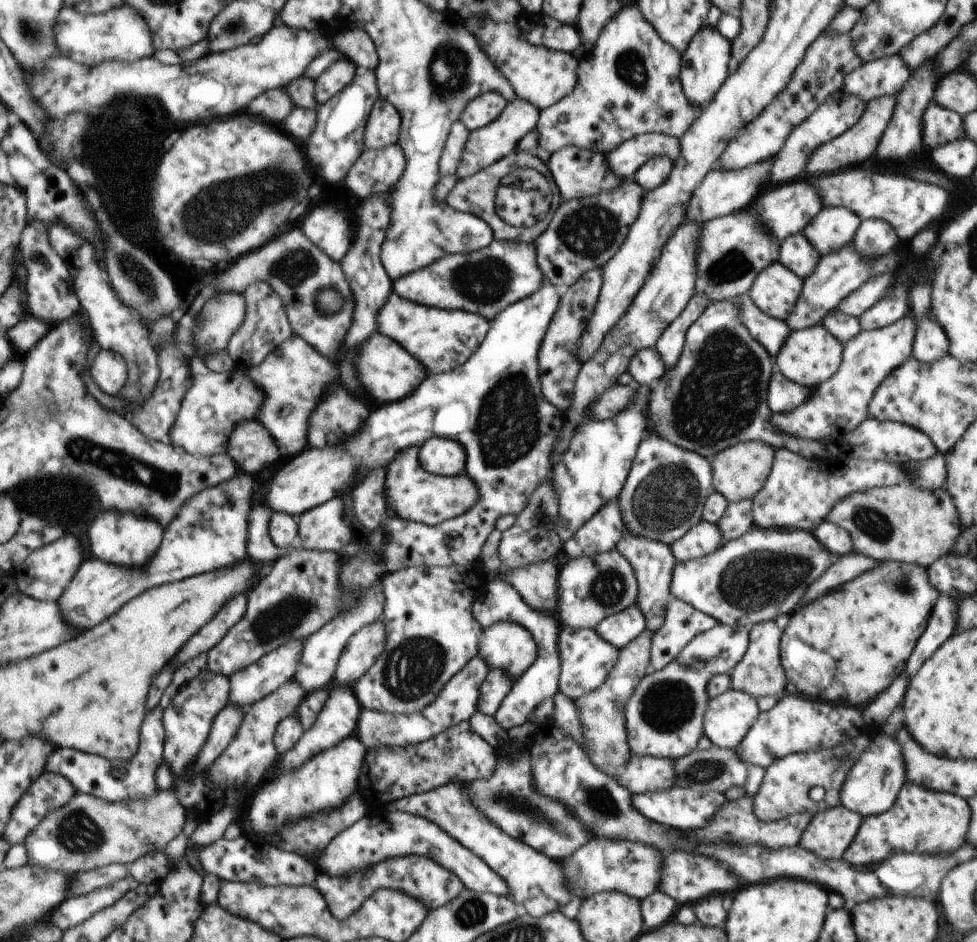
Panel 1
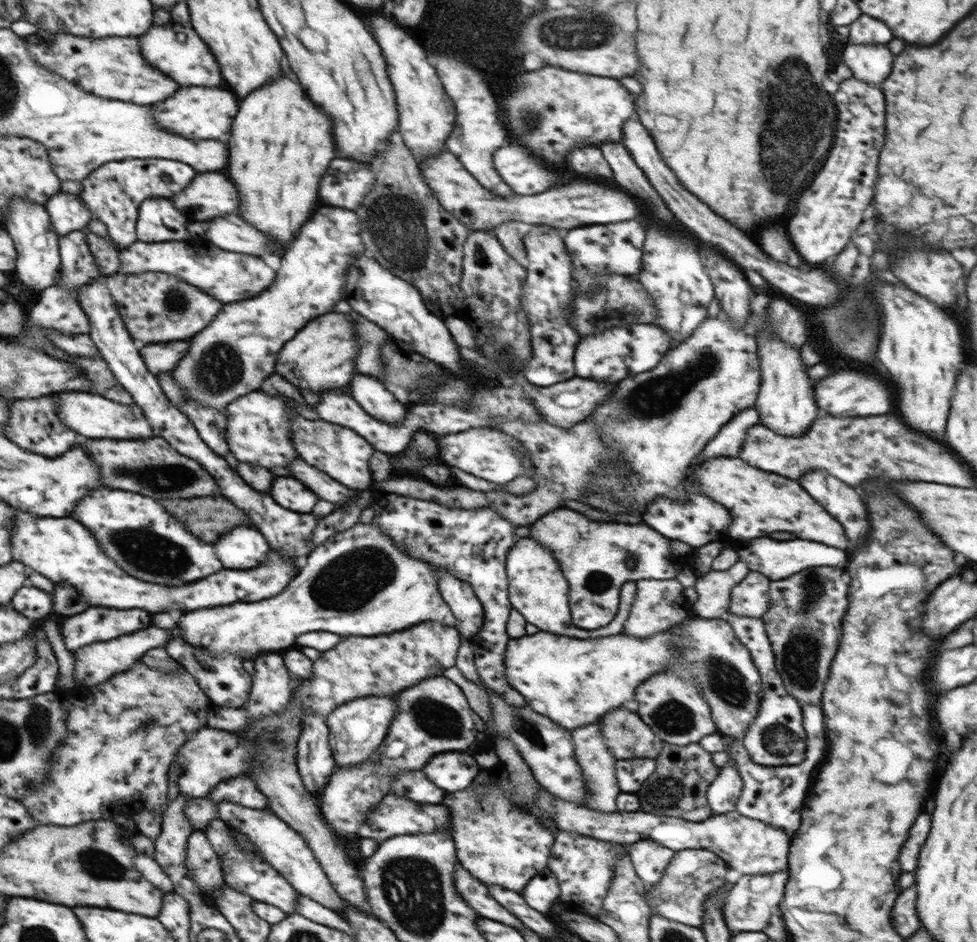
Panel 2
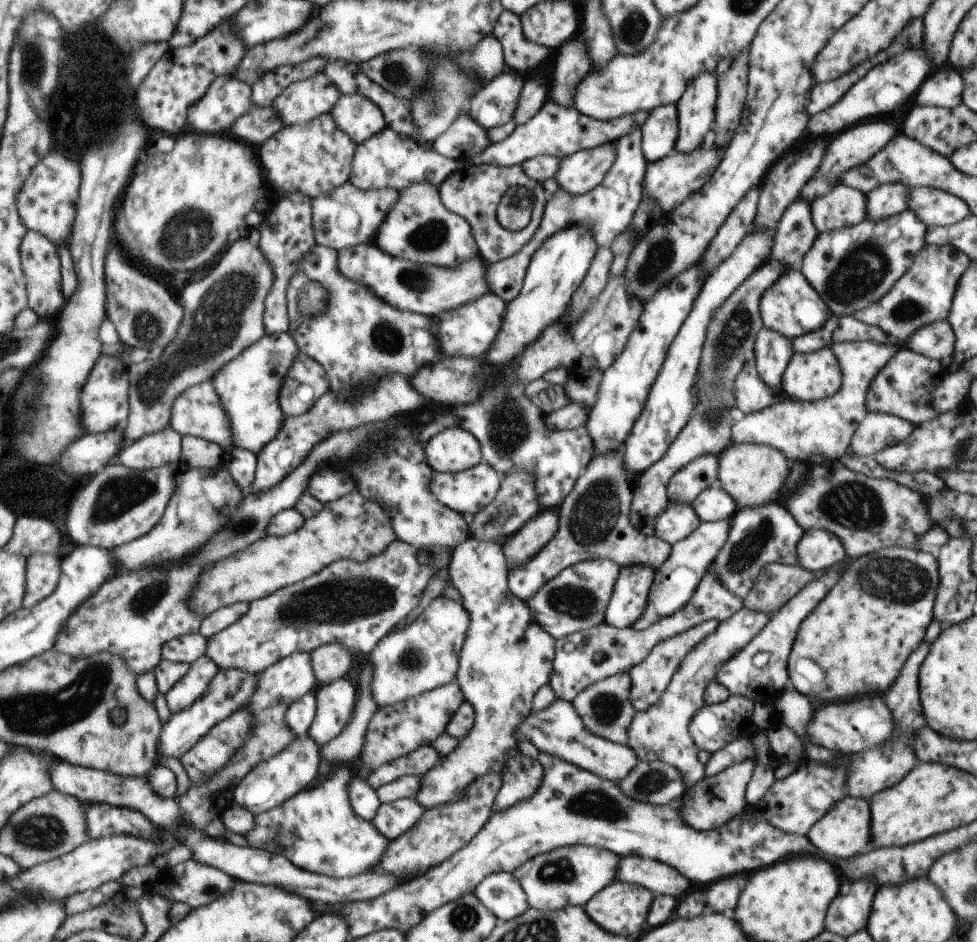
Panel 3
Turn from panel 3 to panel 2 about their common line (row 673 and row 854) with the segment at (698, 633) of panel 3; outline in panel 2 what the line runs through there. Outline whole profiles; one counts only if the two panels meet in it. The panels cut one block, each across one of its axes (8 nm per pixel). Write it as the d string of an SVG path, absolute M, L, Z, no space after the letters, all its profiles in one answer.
M640 840L626 848L636 875L648 886L660 884L660 880L672 861L668 848L652 840Z

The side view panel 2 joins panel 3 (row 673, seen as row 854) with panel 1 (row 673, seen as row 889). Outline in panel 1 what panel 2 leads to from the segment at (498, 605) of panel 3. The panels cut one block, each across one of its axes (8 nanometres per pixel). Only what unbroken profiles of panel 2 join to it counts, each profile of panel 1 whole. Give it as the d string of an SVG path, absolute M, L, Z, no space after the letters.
M516 622L484 627L478 652L488 668L500 668L516 681L537 659L538 647L529 630Z

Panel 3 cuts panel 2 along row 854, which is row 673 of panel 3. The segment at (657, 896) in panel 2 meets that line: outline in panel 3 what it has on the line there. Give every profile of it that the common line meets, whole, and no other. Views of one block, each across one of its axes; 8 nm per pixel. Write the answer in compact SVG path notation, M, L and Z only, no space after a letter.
M740 608L731 618L722 621L715 632L708 636L704 642L696 644L688 652L688 656L680 662L679 668L672 673L670 684L664 694L660 696L659 702L644 710L636 712L629 728L628 747L643 762L660 761L678 770L678 774L684 778L684 784L689 790L704 778L704 764L698 760L698 748L688 732L688 724L692 716L705 706L704 690L714 681L714 676L728 658L732 658L758 635L758 632L768 624L770 614L760 610Z

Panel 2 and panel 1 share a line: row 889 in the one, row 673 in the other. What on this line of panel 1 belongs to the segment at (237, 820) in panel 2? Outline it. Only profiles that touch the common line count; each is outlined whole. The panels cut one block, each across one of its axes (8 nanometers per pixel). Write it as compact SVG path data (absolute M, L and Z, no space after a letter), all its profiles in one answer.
M380 582L374 583L361 593L362 596L360 596L356 608L352 608L352 610L336 616L334 620L326 622L322 628L319 628L305 639L304 648L302 648L302 654L300 654L300 662L298 662L298 670L296 670L293 680L300 688L304 688L306 693L311 693L316 689L328 689L333 684L338 660L340 660L340 655L346 648L351 636L355 635L364 626L381 620L384 604L386 604L382 584Z

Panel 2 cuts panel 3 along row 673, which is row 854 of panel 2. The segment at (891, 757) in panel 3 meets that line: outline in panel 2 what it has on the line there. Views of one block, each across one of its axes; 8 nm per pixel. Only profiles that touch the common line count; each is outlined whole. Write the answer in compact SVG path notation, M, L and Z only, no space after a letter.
M920 814L910 828L910 836L900 850L900 867L903 872L916 871L922 844L926 842L930 832L930 814Z

